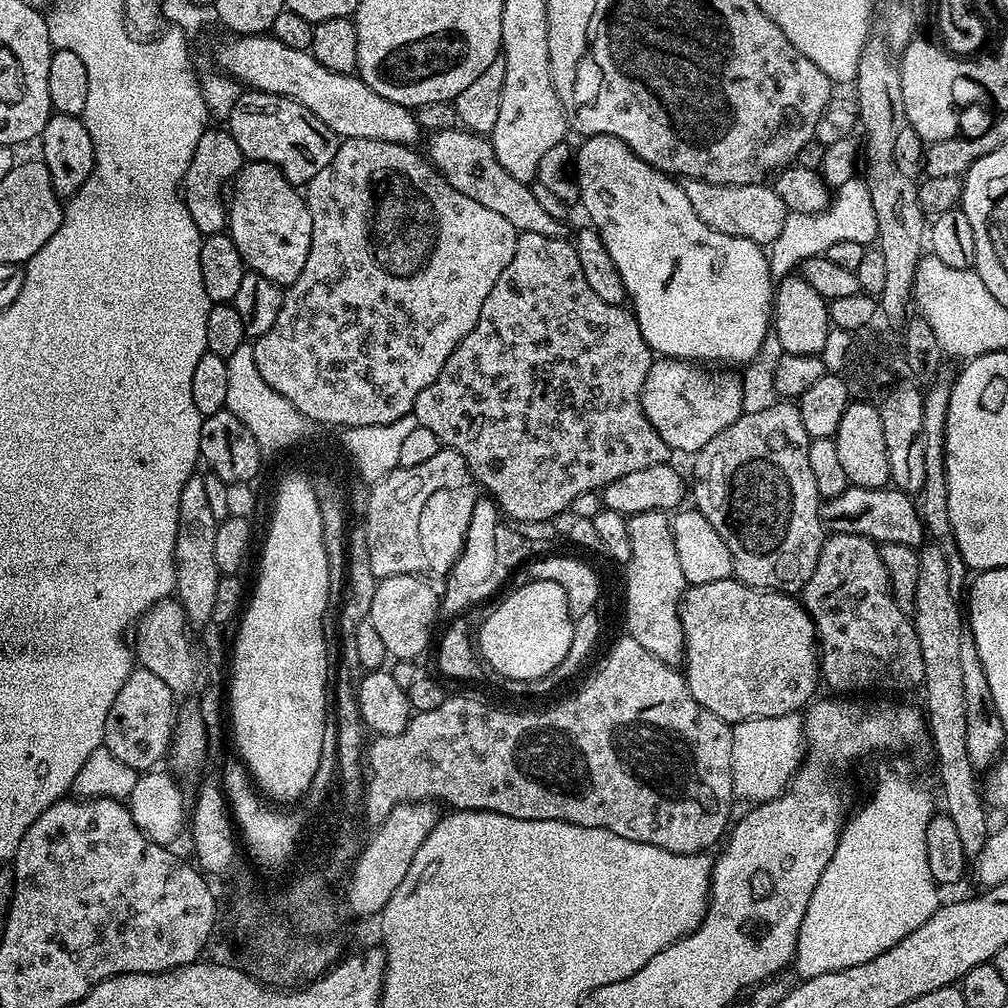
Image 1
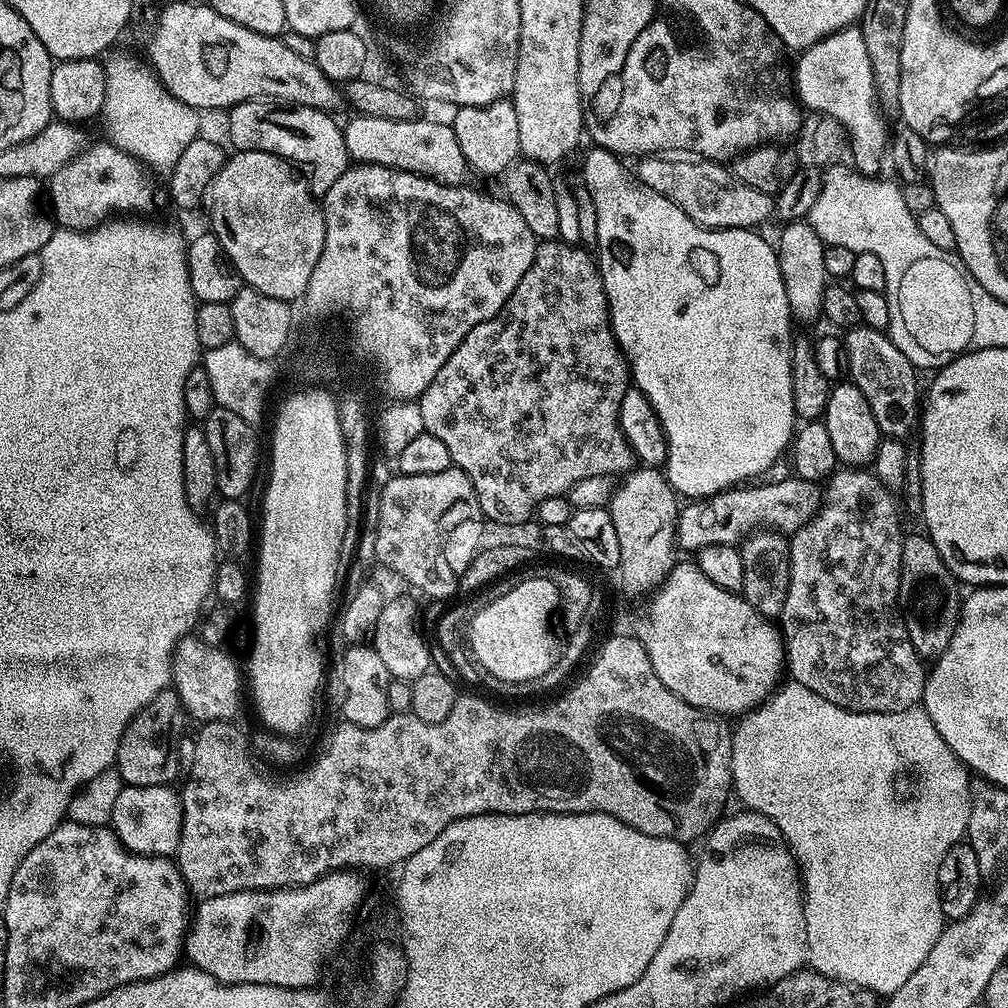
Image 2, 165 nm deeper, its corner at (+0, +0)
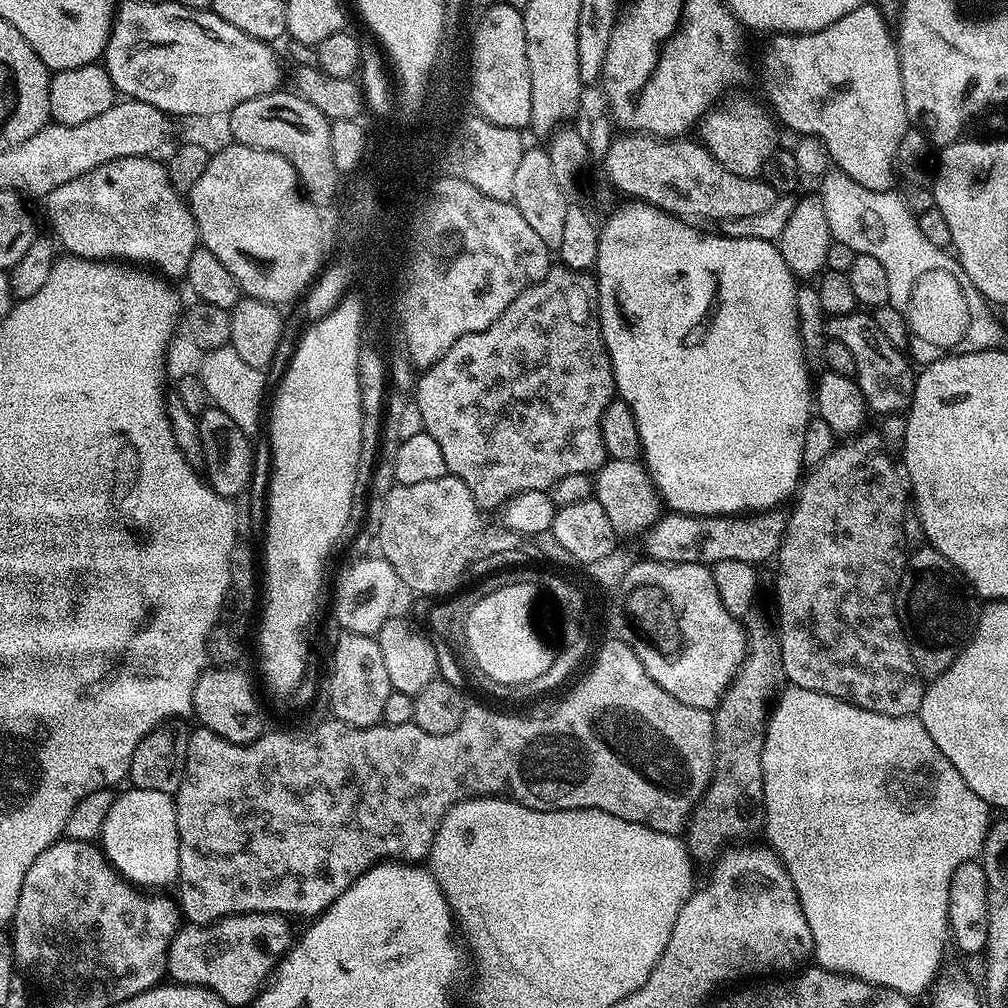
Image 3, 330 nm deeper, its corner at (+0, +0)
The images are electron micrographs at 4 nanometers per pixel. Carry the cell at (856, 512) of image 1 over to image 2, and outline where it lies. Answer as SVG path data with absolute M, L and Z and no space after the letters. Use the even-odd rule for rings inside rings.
M795 474L789 476L789 480L780 480L777 484L760 484L757 488L733 486L725 488L723 492L716 492L713 496L685 503L676 519L677 545L683 551L685 548L689 554L695 554L705 544L739 545L751 530L761 526L772 527L782 534L797 532L819 515L822 488L815 480L802 480Z

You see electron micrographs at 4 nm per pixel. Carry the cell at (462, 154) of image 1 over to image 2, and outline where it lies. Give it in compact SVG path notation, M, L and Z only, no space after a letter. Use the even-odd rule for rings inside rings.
M359 114L353 117L349 124L343 125L346 150L353 161L413 172L425 176L427 180L437 180L439 184L456 186L463 181L460 179L464 176L466 163L451 123L439 124L427 118L393 122L391 118Z

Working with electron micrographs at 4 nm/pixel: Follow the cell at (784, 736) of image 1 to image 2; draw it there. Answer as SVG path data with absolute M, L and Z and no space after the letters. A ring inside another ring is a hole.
M795 682L786 684L777 687L776 691L759 708L753 708L737 723L741 723L740 725L735 725L732 733L732 787L734 796L735 799L738 798L744 803L741 805L745 809L761 812L763 816L774 822L774 826L778 826L778 830L784 835L784 841L792 851L792 857L800 865L800 878L804 886L804 917L806 918L806 942L808 943L807 963L810 965L811 971L821 972L822 975L828 976L831 980L841 980L844 984L857 984L859 988L869 988L872 992L887 998L891 996L894 990L898 990L898 986L902 986L902 982L906 982L906 978L910 978L910 974L914 974L914 970L918 970L918 966L922 966L922 962L926 962L926 954L930 954L934 942L938 942L938 938L944 929L946 921L942 914L942 902L940 901L938 866L942 866L942 858L946 858L946 854L951 848L965 839L968 830L968 823L970 822L968 794L970 769L957 758L954 750L950 750L950 746L946 746L946 738L942 738L942 734L938 734L934 722L930 722L930 718L925 714L923 707L907 708L901 712L851 712L842 706L834 706L834 702L826 702L826 698L822 698L822 694L814 694L814 690L806 690L806 686Z

